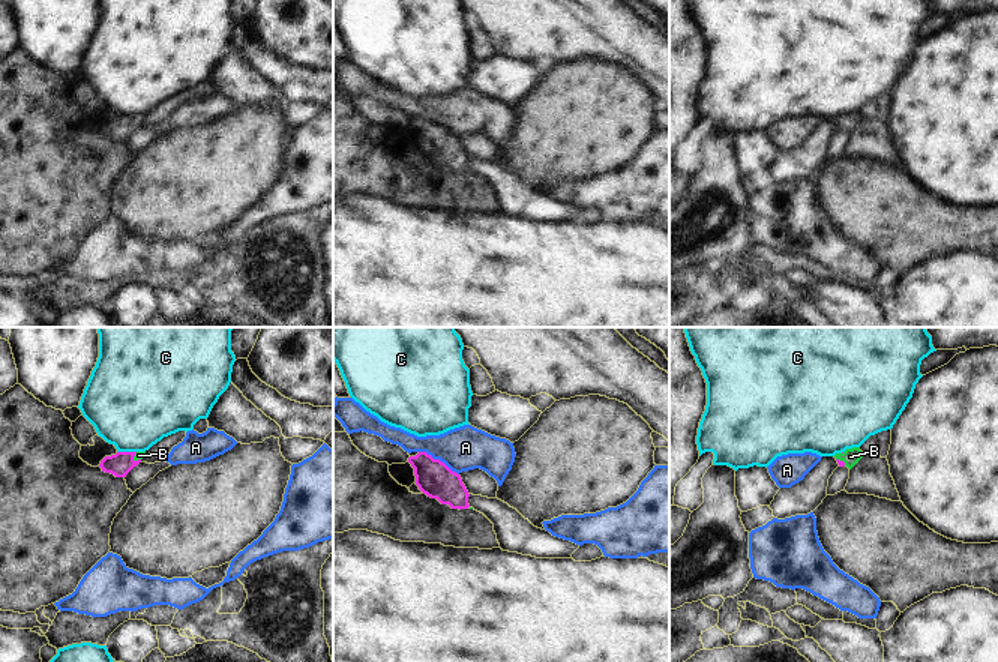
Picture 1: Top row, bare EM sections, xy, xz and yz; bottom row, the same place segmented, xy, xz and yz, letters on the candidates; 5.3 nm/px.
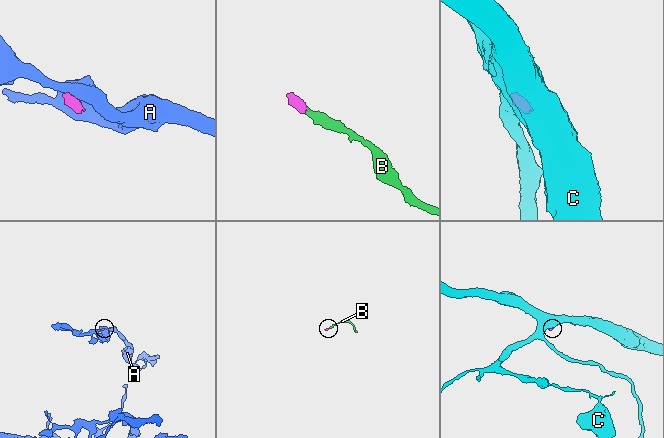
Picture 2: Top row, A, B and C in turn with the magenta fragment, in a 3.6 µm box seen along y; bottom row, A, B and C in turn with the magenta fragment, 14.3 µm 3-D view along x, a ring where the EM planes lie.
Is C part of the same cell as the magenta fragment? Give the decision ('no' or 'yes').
no

